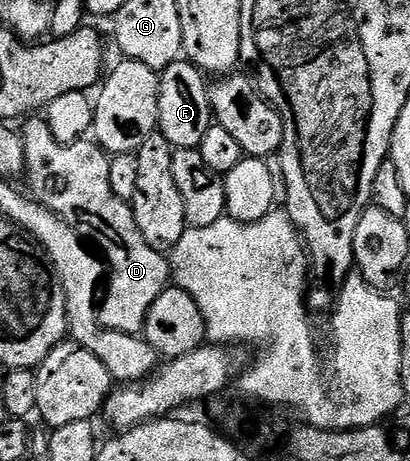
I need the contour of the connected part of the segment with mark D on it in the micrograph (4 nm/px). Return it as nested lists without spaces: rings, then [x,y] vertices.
[[[40,117],[29,118],[24,125],[27,190],[43,207],[63,217],[81,237],[93,244],[96,242],[110,268],[104,304],[101,302],[98,307],[101,325],[118,333],[140,335],[150,305],[154,305],[169,286],[169,260],[146,245],[146,237],[142,237],[142,229],[138,229],[138,221],[134,221],[129,200],[118,197],[114,189],[110,189],[109,152],[95,141],[59,143]]]

